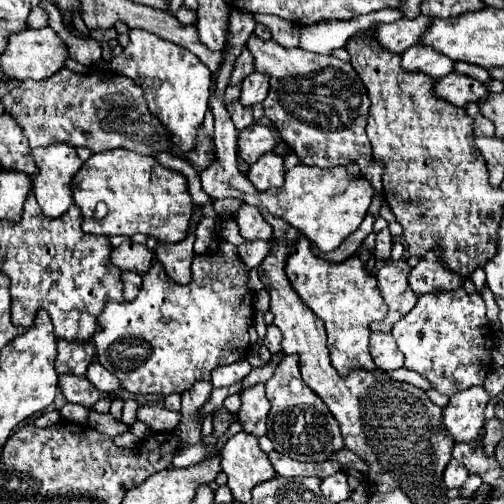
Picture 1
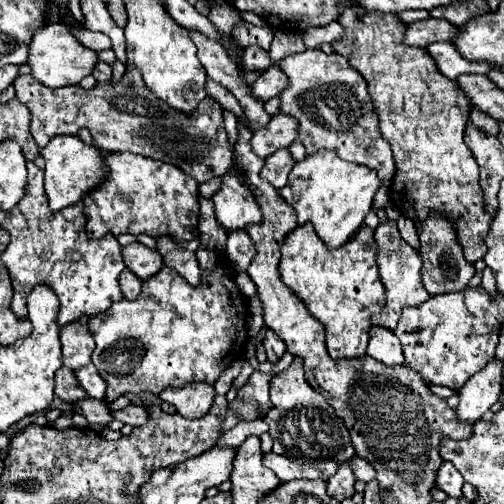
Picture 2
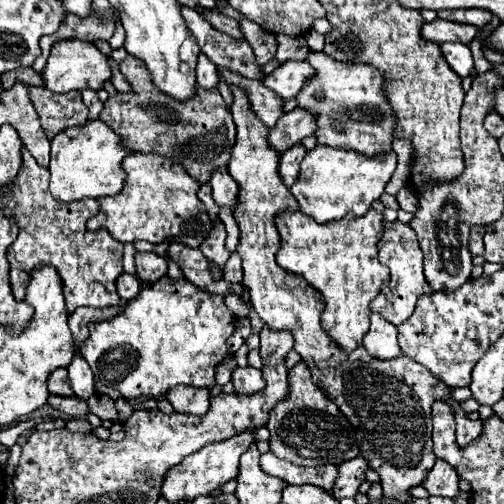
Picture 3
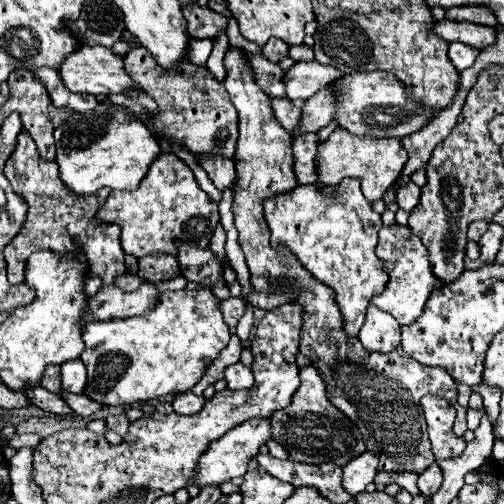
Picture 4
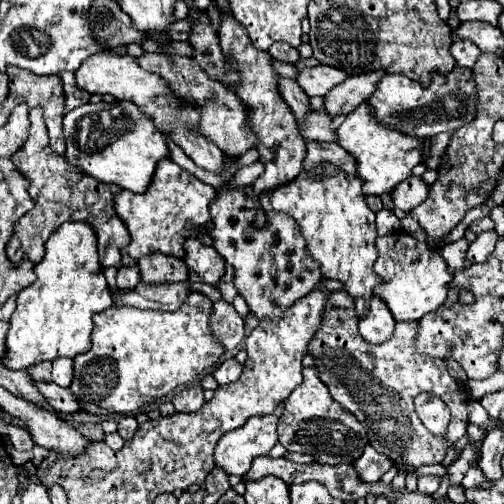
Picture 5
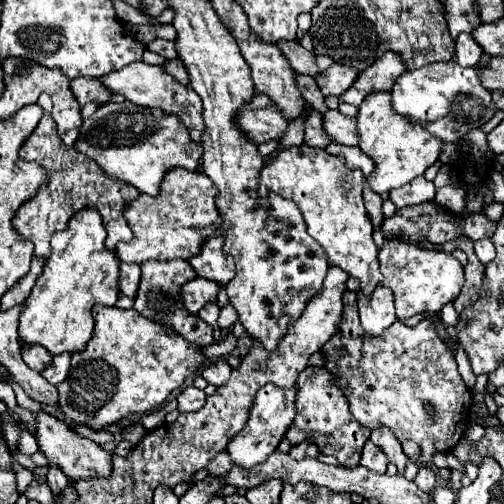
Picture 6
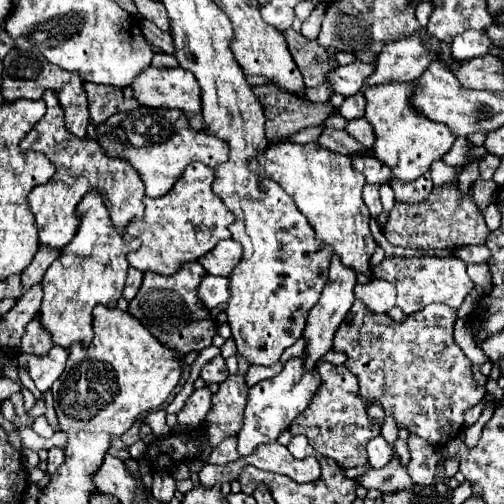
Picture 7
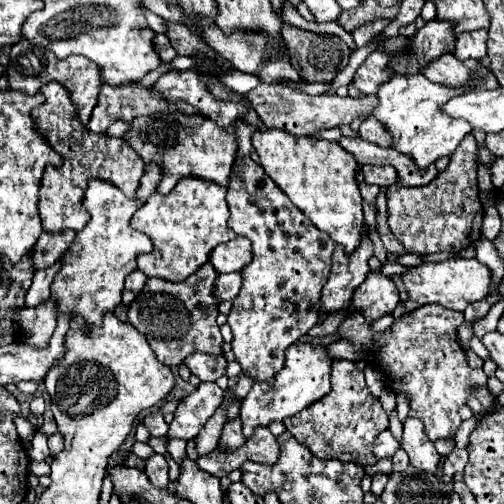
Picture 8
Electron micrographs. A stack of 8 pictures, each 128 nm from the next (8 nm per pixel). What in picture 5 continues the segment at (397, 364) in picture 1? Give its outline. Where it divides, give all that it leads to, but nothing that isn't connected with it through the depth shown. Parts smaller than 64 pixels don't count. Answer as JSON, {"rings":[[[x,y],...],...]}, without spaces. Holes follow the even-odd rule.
{"rings":[[[372,296],[370,300],[370,310],[360,318],[360,334],[366,342],[372,344],[382,344],[386,342],[392,332],[394,332],[394,318],[392,312],[388,312],[384,300],[378,296]]]}

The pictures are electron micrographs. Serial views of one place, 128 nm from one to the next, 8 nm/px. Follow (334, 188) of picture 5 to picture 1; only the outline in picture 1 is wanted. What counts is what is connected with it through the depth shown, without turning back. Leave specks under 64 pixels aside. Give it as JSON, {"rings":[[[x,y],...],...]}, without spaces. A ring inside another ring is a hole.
{"rings":[[[300,236],[286,258],[284,272],[300,300],[324,320],[332,366],[338,370],[338,374],[346,376],[354,368],[378,370],[368,352],[368,326],[370,322],[382,320],[386,316],[386,304],[380,296],[376,276],[366,270],[360,254],[354,254],[344,262],[328,262],[312,252],[310,240],[306,236]]]}

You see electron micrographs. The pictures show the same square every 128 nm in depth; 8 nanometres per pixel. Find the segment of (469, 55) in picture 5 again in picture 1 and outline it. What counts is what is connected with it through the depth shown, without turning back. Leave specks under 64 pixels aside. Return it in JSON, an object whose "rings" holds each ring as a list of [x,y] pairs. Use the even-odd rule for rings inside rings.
{"rings":[[[418,44],[402,52],[402,68],[420,70],[432,78],[442,78],[454,72],[454,60],[448,60],[448,56],[436,52],[434,48],[424,48],[424,44]]]}

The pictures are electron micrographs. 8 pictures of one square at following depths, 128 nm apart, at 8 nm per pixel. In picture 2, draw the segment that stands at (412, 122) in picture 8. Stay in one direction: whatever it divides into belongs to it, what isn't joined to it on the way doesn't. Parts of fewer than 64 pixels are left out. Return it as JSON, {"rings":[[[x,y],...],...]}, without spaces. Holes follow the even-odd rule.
{"rings":[[[318,152],[306,156],[302,162],[296,162],[288,176],[288,184],[280,190],[280,194],[296,210],[298,224],[312,222],[326,246],[338,248],[362,226],[366,214],[372,210],[372,200],[378,188],[380,178],[376,170],[346,162],[336,156],[336,152]]]}

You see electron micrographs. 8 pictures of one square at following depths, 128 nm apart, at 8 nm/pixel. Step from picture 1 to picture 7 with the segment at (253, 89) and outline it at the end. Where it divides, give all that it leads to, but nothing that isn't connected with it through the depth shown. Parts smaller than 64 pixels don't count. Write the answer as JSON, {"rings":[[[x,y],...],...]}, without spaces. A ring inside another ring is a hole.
{"rings":[[[354,60],[348,66],[340,66],[340,68],[332,70],[328,80],[332,82],[334,92],[340,92],[344,96],[352,96],[362,90],[362,86],[366,84],[366,78],[374,72],[374,68],[376,68],[376,60],[372,60],[372,62]]]}

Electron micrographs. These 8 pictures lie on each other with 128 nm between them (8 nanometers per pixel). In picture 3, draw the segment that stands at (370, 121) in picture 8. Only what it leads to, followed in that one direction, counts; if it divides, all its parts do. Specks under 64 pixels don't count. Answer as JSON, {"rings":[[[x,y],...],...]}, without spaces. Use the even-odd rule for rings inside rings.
{"rings":[[[218,68],[220,76],[228,82],[228,84],[238,84],[242,88],[250,90],[250,104],[254,114],[266,124],[266,126],[276,126],[276,120],[280,120],[280,116],[284,116],[284,100],[280,96],[276,96],[276,92],[272,92],[268,86],[264,86],[258,80],[248,80],[236,72],[230,72],[226,68]]]}

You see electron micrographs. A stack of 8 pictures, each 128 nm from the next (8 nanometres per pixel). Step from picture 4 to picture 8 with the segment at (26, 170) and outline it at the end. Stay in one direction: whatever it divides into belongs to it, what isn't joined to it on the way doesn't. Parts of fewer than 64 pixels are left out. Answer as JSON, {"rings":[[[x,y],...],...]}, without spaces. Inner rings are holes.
{"rings":[[[48,82],[44,88],[40,88],[46,96],[46,102],[40,108],[32,110],[32,116],[40,128],[40,132],[46,136],[48,144],[64,156],[64,164],[60,168],[48,166],[42,176],[40,186],[40,218],[42,228],[48,232],[60,232],[64,228],[72,228],[78,232],[86,226],[90,220],[90,214],[82,205],[86,184],[90,178],[100,178],[116,184],[126,196],[136,196],[136,188],[140,184],[140,178],[144,174],[144,162],[134,152],[134,148],[124,142],[124,138],[114,138],[108,134],[96,134],[80,120],[76,120],[76,108],[72,108],[72,100],[68,96],[68,90],[62,84]]]}

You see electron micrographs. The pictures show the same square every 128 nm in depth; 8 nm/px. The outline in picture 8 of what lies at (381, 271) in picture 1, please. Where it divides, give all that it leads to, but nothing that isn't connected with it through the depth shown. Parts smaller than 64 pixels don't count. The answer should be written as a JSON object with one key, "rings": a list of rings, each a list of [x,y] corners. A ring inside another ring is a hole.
{"rings":[[[452,258],[446,262],[428,262],[420,264],[416,268],[408,268],[408,272],[402,274],[402,280],[408,288],[408,302],[398,304],[394,310],[394,318],[400,318],[404,312],[416,310],[424,304],[440,304],[444,308],[452,308],[458,312],[464,312],[468,304],[478,302],[488,296],[490,292],[490,270],[480,264],[476,258]]]}

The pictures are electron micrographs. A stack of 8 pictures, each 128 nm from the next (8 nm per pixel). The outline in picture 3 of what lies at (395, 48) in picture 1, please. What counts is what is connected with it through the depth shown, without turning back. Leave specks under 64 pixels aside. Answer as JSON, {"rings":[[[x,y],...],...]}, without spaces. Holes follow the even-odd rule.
{"rings":[[[436,18],[430,24],[422,26],[422,36],[430,42],[436,44],[444,44],[444,42],[462,42],[462,44],[470,44],[478,34],[476,26],[470,24],[456,24],[450,20],[442,20]]]}

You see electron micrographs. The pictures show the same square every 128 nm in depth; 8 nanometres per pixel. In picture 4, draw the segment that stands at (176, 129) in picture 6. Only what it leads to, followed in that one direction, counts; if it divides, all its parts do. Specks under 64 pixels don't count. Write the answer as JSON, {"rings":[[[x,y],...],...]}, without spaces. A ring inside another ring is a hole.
{"rings":[[[100,102],[92,112],[76,112],[54,130],[60,180],[74,194],[96,194],[100,188],[136,190],[154,158],[162,152],[158,140],[134,116],[110,102]]]}

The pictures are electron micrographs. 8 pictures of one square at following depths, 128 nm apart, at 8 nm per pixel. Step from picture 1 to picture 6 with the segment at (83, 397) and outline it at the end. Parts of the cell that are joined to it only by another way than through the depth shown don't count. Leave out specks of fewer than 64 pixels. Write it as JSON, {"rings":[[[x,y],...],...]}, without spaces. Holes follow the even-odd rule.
{"rings":[[[36,346],[36,348],[22,348],[22,360],[36,372],[44,370],[50,362],[52,356],[48,356],[48,352],[44,352],[44,348]]]}

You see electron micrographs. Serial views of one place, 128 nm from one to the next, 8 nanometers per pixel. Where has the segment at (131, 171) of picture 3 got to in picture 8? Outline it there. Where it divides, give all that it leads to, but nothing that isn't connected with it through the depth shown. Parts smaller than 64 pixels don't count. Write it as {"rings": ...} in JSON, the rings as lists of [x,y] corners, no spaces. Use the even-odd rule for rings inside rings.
{"rings":[[[182,178],[170,194],[152,194],[132,218],[132,228],[148,234],[154,242],[154,250],[150,254],[138,256],[138,270],[148,278],[164,278],[170,282],[186,280],[208,262],[212,248],[236,238],[228,228],[228,216],[226,188],[210,180]]]}

